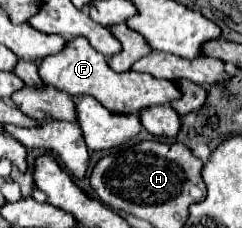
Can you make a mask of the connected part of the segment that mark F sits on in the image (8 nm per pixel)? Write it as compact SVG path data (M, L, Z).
M73 37L71 41L67 41L67 47L61 51L61 55L51 55L43 59L43 63L39 65L39 75L45 85L65 91L73 97L91 95L107 111L121 113L121 115L129 115L129 113L139 115L147 107L167 105L181 97L179 87L171 81L161 81L147 73L135 73L135 71L127 71L127 73L111 71L107 59L99 51L95 51L91 43L83 37Z

